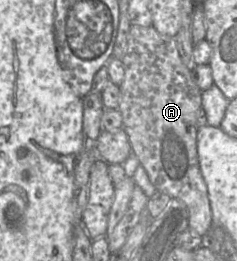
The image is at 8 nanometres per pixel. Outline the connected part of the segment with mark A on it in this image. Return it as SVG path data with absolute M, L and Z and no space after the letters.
M131 25L122 63L125 75L119 87L118 110L132 153L137 156L157 191L186 204L190 231L205 236L212 227L212 210L199 167L196 124L203 91L182 62L174 38L160 34L153 26Z

